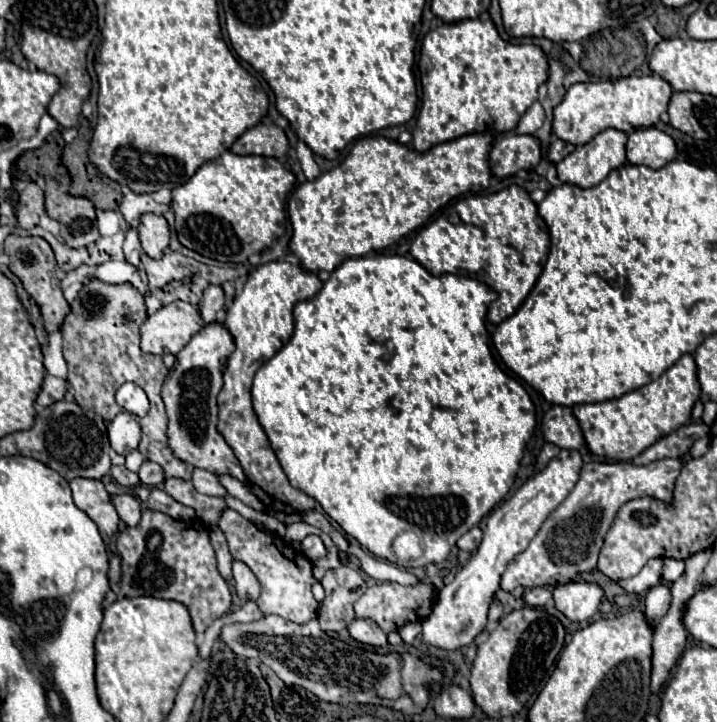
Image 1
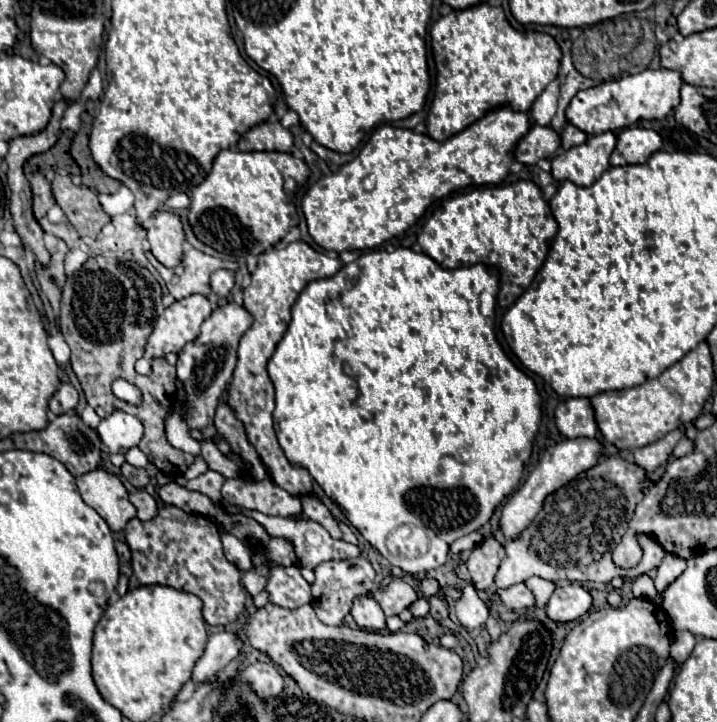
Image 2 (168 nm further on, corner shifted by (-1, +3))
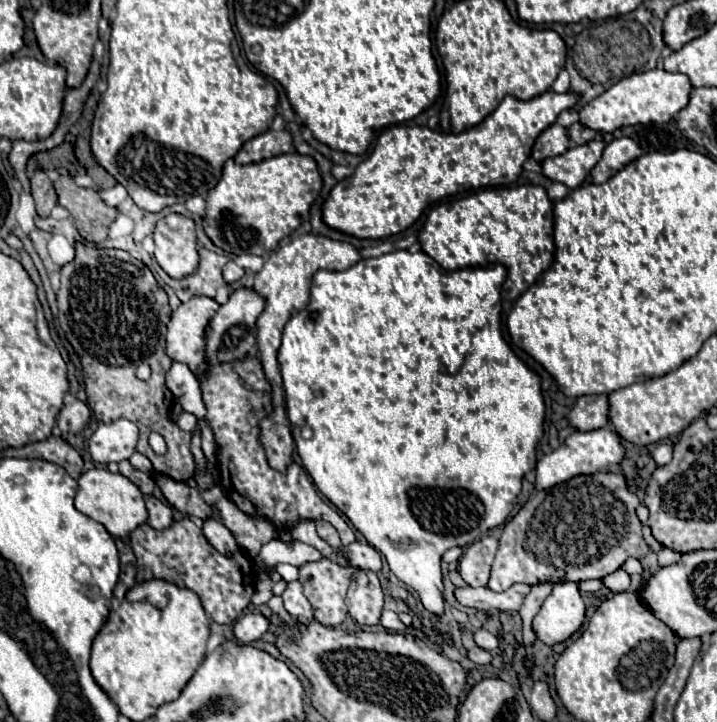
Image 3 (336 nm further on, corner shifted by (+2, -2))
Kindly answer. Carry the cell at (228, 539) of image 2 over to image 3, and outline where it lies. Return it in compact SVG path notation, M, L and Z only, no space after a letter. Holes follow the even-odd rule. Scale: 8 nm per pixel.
M207 519L205 525L203 525L203 533L207 537L207 541L219 551L219 553L225 553L225 557L229 557L229 553L237 553L239 551L239 545L235 541L235 537L231 535L231 531L221 525L219 521L215 519Z

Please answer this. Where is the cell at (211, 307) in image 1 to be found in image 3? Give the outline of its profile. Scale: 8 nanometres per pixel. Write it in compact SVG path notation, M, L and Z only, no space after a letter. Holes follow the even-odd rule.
M229 261L227 265L225 265L225 269L223 269L223 281L227 283L227 285L231 285L231 283L235 283L235 281L239 281L241 277L243 277L243 269L241 267L237 267L235 265L235 261Z

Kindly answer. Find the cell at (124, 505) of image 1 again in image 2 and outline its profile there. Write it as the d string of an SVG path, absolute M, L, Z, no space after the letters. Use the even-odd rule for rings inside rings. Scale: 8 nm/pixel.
M136 490L130 494L130 500L132 504L136 506L138 510L138 518L140 520L152 520L156 514L158 514L158 504L154 500L154 496L150 496L146 490Z

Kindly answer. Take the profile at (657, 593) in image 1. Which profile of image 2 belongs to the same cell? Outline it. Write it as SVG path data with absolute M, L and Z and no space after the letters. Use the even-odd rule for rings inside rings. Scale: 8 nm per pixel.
M666 554L664 556L662 564L656 568L656 578L654 578L656 590L658 590L658 598L654 600L656 604L660 604L660 592L664 592L664 588L672 580L676 580L676 576L680 576L680 572L684 572L684 568L686 568L686 560L684 558L680 558L676 554Z

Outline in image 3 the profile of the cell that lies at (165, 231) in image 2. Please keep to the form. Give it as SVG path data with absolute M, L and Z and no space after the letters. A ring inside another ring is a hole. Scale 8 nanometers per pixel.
M167 215L155 225L155 261L175 279L187 277L197 269L197 239L193 221L185 215Z

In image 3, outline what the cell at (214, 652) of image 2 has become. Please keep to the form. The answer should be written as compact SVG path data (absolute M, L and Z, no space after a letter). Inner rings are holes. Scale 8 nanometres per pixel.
M247 613L243 617L239 617L235 621L233 633L235 633L235 641L239 641L241 645L249 645L253 641L257 641L269 627L269 621L259 613Z

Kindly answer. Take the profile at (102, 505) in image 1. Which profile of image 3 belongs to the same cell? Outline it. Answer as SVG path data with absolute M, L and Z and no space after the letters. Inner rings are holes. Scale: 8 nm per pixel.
M91 469L79 477L79 489L75 495L75 507L87 517L101 523L113 537L129 535L137 525L145 523L147 509L143 493L121 473L111 473L107 469Z

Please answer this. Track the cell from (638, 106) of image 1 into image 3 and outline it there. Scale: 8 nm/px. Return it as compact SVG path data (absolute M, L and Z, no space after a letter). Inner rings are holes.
M651 69L645 73L635 73L605 93L589 101L579 111L579 123L597 131L597 133L613 133L625 125L639 125L639 123L667 123L673 119L689 101L691 83L689 77L683 73L669 73L665 69Z

